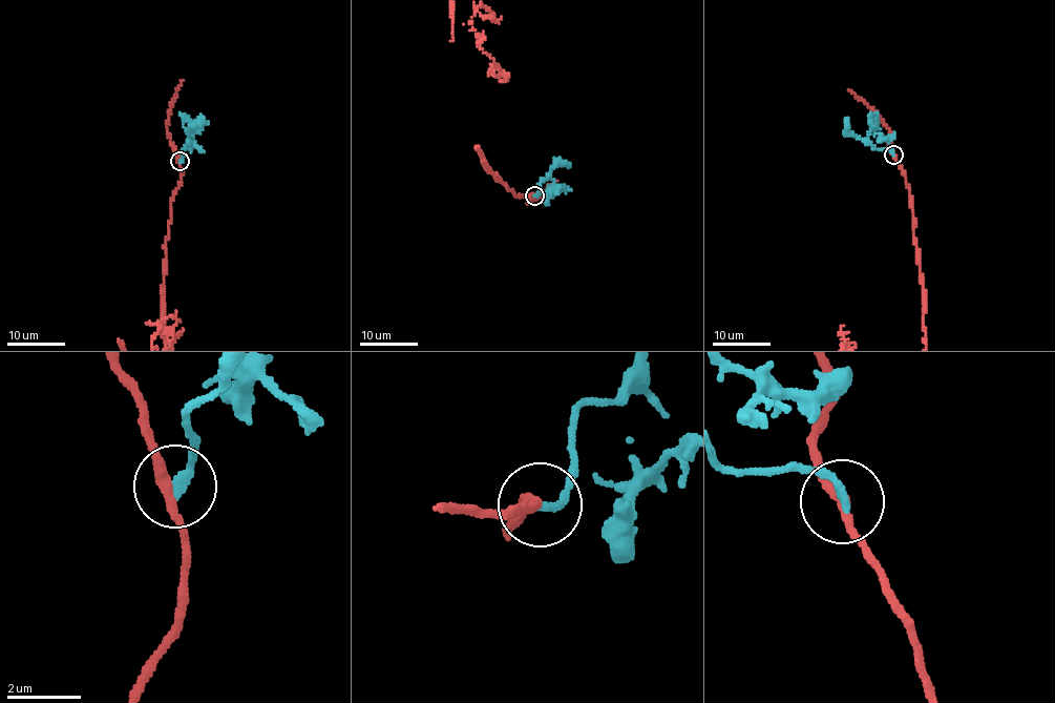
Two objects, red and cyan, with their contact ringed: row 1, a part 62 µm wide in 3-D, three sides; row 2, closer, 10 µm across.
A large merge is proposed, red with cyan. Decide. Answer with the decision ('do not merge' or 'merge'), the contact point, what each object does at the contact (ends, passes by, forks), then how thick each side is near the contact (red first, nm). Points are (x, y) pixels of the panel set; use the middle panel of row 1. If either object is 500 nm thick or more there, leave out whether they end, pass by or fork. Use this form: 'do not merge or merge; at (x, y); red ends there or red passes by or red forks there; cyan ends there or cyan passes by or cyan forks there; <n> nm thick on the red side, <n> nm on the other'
do not merge; at (534, 195); red passes by; cyan ends there; 280 nm thick on the red side, 240 nm on the other

